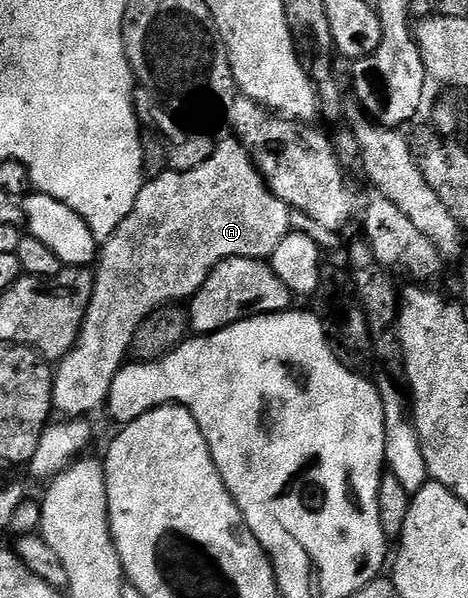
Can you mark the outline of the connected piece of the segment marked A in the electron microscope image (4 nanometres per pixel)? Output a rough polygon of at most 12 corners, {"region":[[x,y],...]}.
{"region":[[236,137],[149,177],[102,244],[52,408],[107,403],[134,332],[293,211]]}

